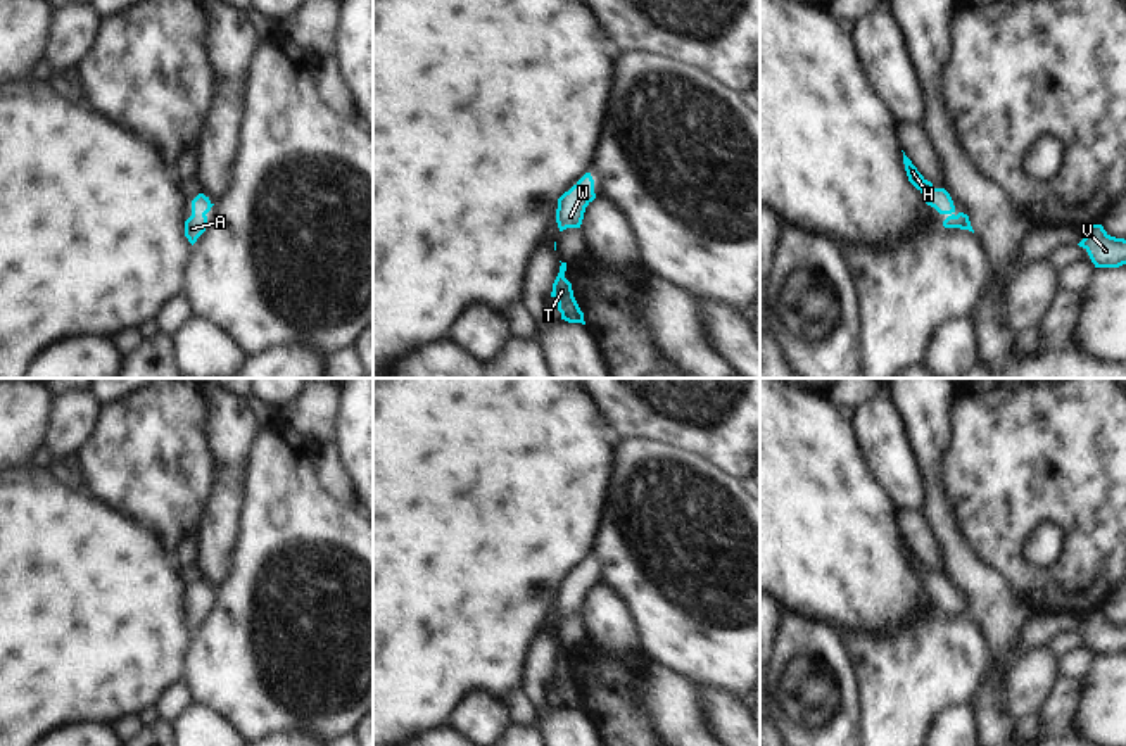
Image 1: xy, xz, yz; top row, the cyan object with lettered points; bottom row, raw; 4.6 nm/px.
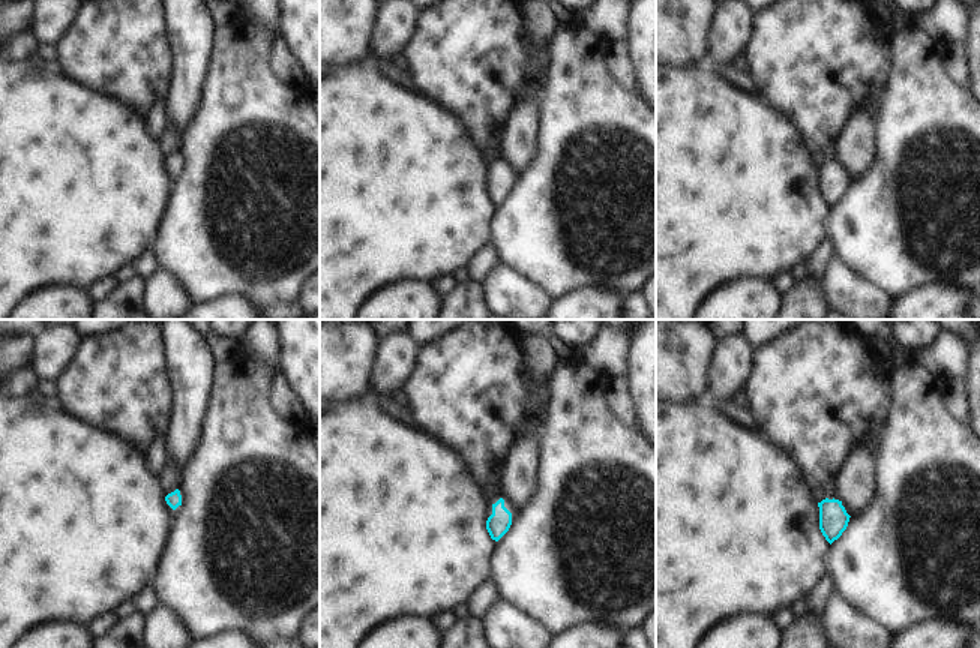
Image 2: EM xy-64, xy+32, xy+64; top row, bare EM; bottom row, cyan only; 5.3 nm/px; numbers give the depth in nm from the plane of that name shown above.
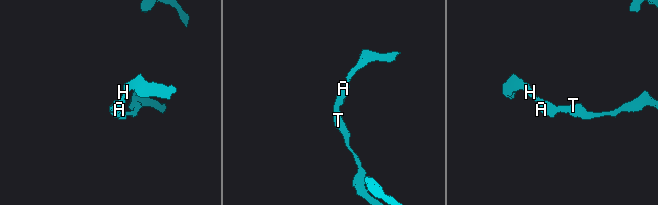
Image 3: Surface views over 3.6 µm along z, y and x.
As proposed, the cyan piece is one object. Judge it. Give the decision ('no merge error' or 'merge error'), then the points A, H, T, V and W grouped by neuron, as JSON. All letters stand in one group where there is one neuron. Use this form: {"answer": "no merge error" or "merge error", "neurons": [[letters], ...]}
{"answer": "no merge error", "neurons": [["A", "H", "T", "V", "W"]]}

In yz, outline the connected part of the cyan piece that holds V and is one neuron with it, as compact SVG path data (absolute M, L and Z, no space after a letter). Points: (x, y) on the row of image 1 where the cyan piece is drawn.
M1102 224L1083 226L1086 237L1078 243L1083 247L1095 268L1119 268L1126 264L1126 240L1110 237Z

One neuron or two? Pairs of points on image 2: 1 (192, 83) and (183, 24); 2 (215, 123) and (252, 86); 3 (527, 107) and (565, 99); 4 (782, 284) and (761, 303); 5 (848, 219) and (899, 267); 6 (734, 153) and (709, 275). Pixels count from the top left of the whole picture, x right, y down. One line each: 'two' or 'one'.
1: one
2: one
3: two
4: two
5: one
6: one

